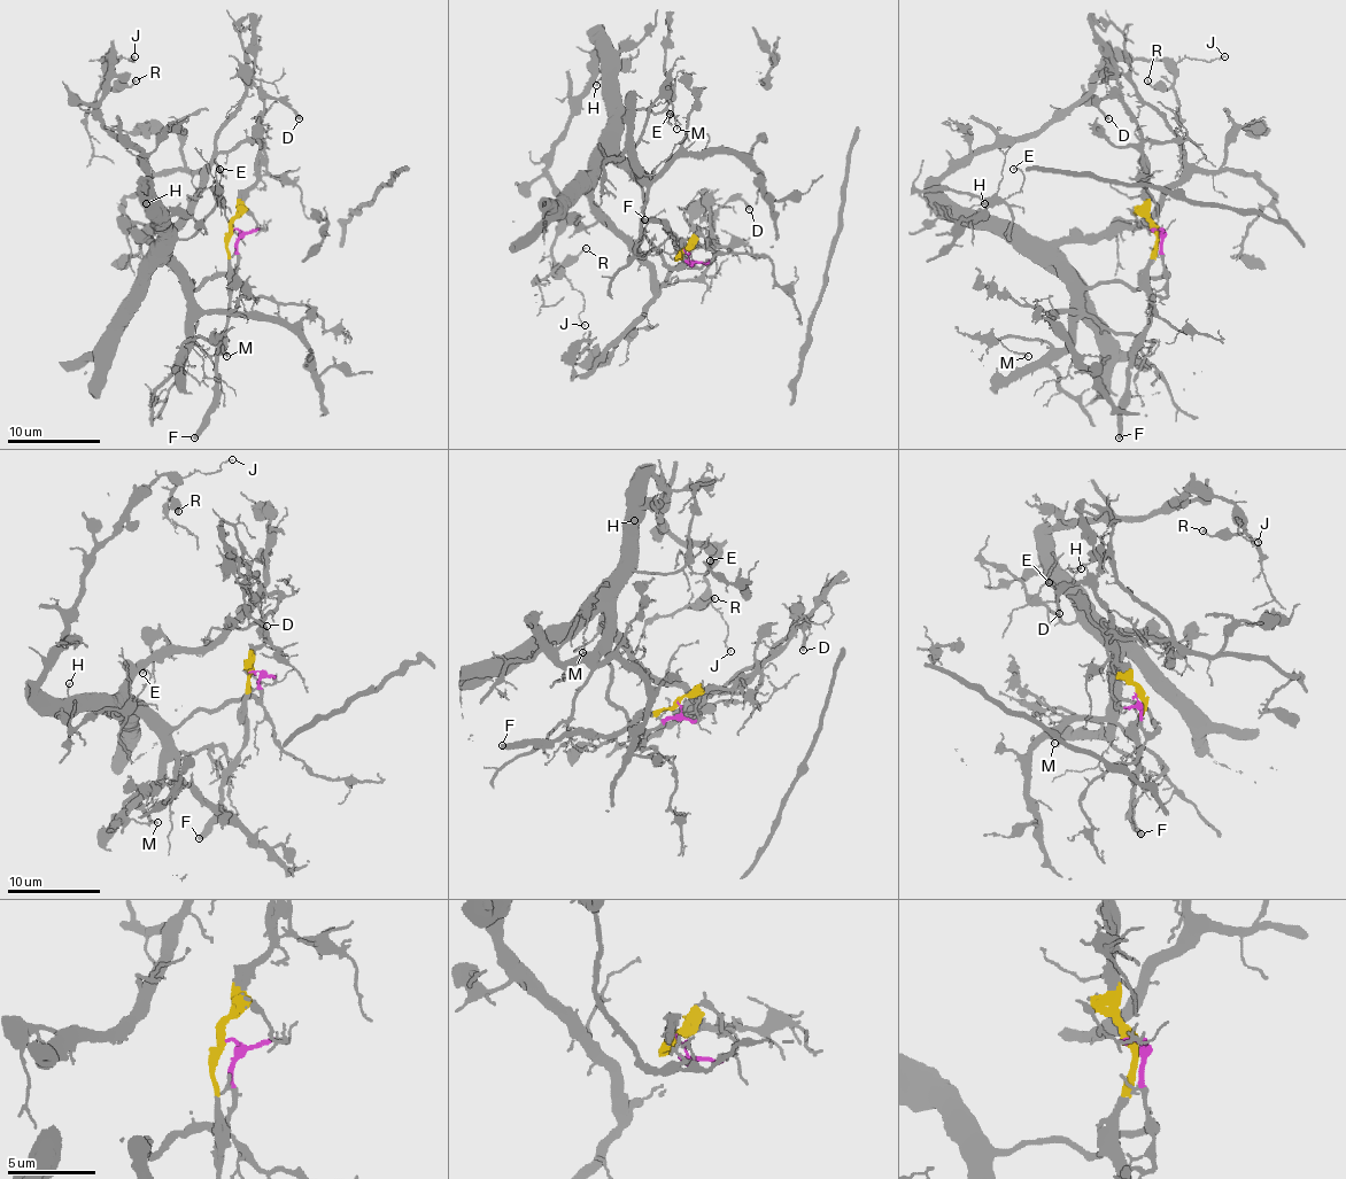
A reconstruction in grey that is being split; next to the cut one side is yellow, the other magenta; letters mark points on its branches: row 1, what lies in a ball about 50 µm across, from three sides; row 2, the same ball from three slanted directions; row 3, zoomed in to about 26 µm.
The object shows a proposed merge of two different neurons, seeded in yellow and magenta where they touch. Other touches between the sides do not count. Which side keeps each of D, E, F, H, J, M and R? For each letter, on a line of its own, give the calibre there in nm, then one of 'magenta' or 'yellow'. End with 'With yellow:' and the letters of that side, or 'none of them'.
D: 240 nm thick; yellow
E: 80 nm thick; magenta
F: 360 nm thick; yellow
H: 120 nm thick; magenta
J: 120 nm thick; magenta
M: 130 nm thick; magenta
R: 160 nm thick; magenta
With yellow: D, F

